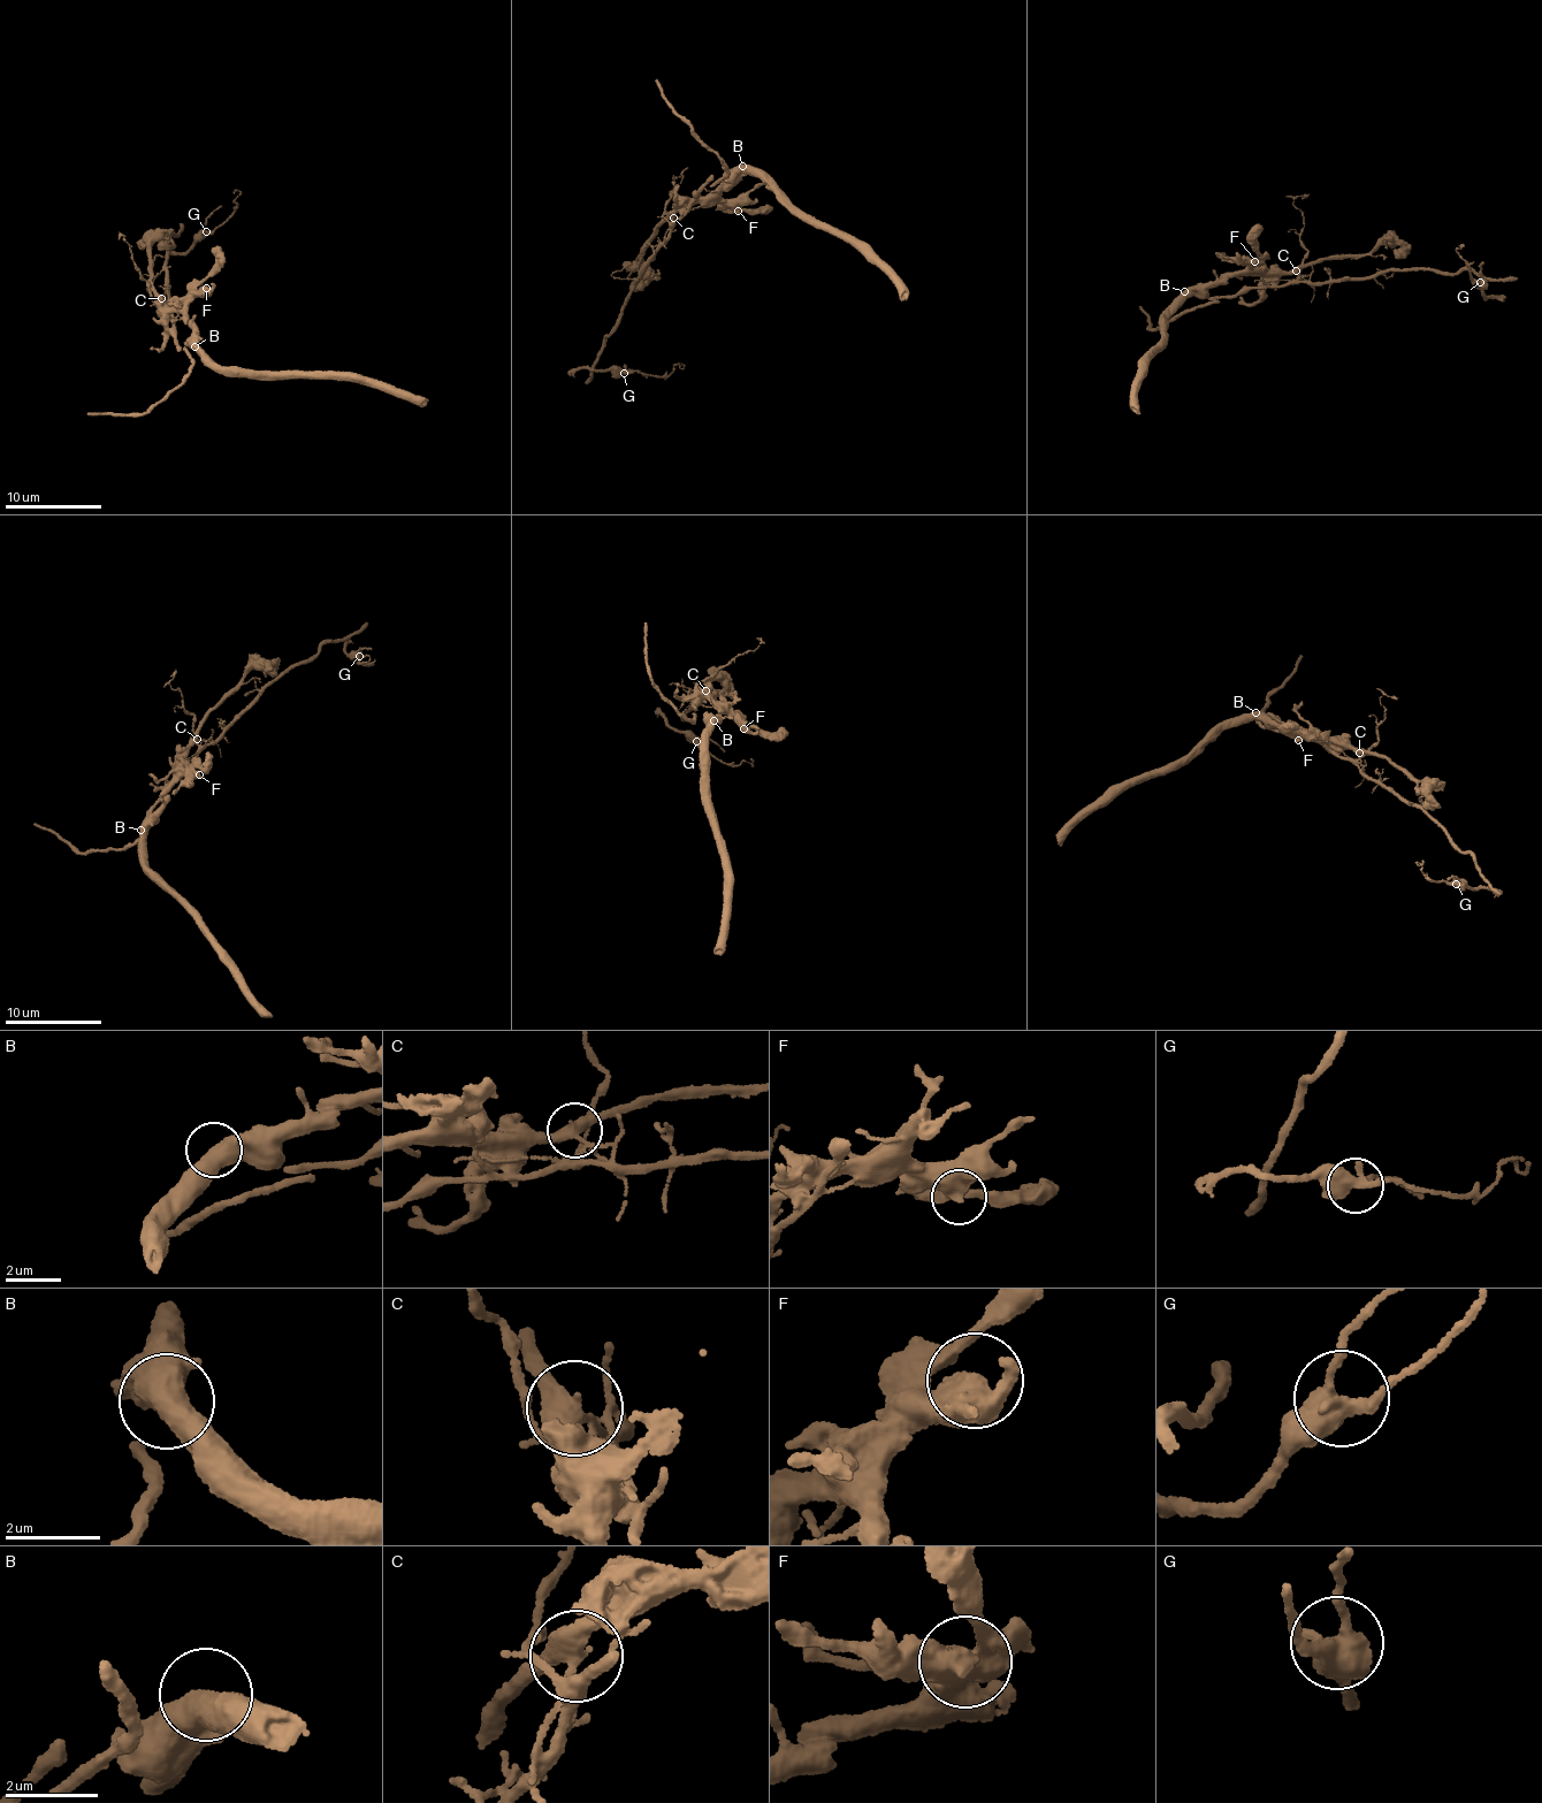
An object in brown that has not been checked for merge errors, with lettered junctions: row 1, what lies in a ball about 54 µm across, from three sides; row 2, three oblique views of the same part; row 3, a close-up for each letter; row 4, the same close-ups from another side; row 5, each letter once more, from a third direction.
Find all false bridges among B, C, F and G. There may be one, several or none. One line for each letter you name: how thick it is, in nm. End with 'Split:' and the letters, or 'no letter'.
C: 360 nm
Split: C

